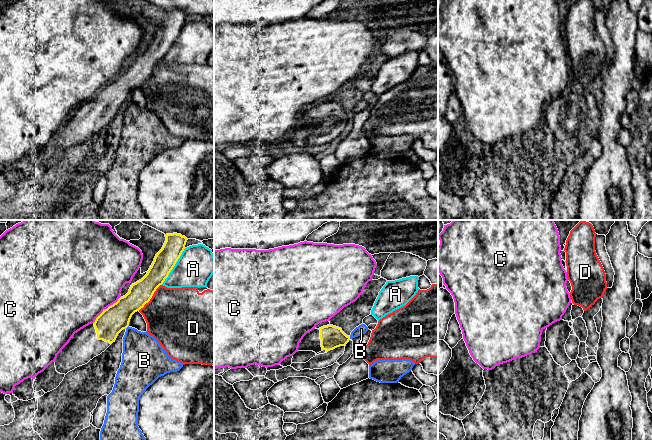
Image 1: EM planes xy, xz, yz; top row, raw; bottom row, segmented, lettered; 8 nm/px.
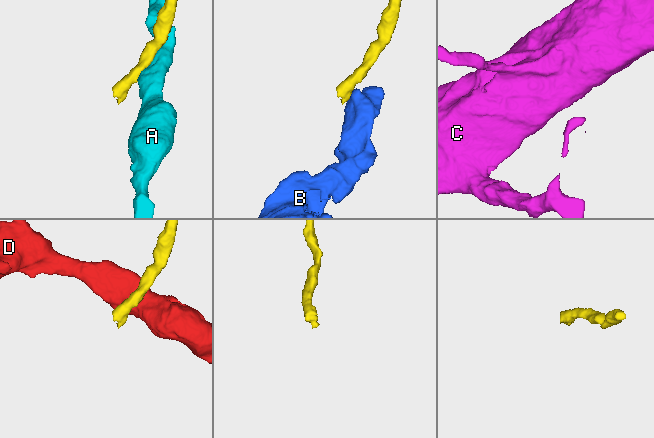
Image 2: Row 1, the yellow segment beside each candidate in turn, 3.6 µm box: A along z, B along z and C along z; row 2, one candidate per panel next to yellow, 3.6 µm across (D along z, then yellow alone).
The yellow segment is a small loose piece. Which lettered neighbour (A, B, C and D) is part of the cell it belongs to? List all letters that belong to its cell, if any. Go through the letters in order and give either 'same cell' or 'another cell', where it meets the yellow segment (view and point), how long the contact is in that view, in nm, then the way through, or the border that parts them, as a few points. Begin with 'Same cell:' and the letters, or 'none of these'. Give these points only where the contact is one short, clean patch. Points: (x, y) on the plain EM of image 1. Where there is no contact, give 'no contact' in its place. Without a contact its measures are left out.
Same cell: none of these
A: another cell; contact xy (174, 41); length 360 nm
B: another cell; contact xy (126, 103); length 40 nm; border xy (128, 101), (125, 104)
C: another cell; contact xy (107, 84); length 300 nm
D: another cell; contact xy (151, 73); length 280 nm

